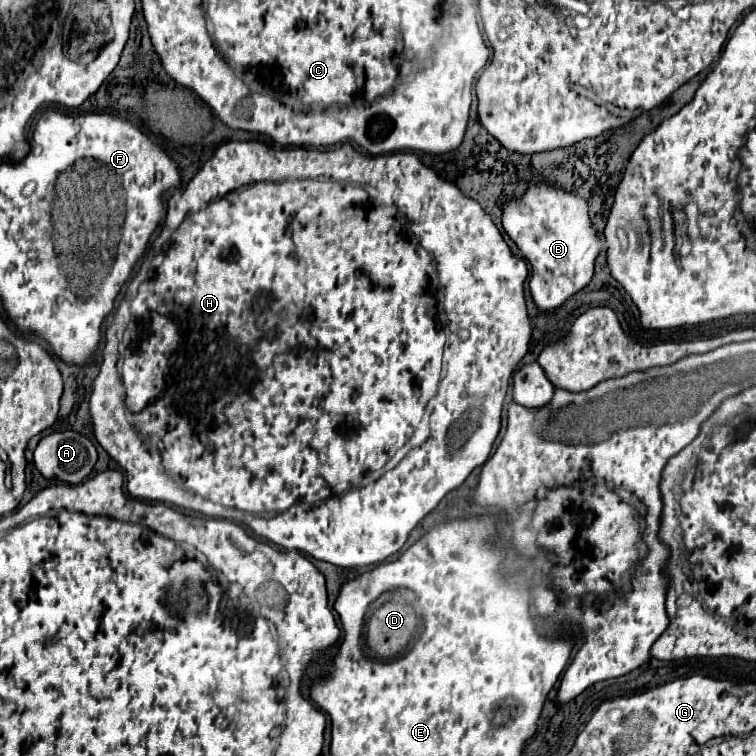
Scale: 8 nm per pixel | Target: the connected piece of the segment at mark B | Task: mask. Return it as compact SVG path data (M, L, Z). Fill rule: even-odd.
M534 183L520 197L506 197L502 201L502 227L532 267L530 293L534 297L536 307L542 311L558 309L568 297L582 291L594 275L594 263L602 243L596 229L592 227L588 211L590 211L590 205L584 197L570 193L560 185L552 185L552 183Z

